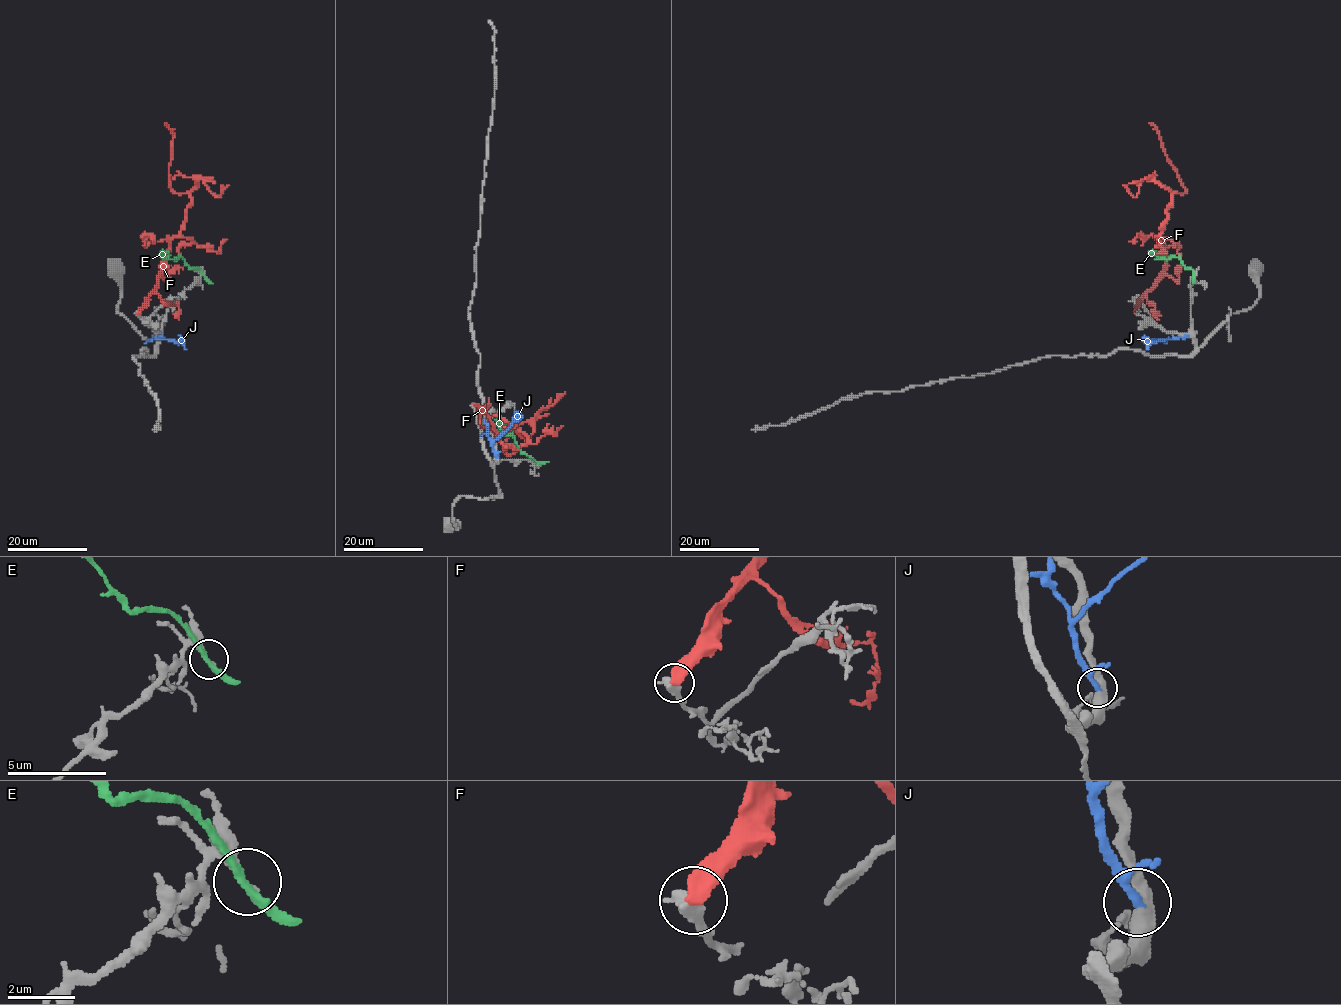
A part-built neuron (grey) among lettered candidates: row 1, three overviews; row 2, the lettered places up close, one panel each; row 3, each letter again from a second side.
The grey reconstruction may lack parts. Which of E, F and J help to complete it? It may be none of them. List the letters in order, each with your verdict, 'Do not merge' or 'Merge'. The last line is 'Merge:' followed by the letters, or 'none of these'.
E: Do not merge
F: Do not merge
J: Merge
Merge: J

